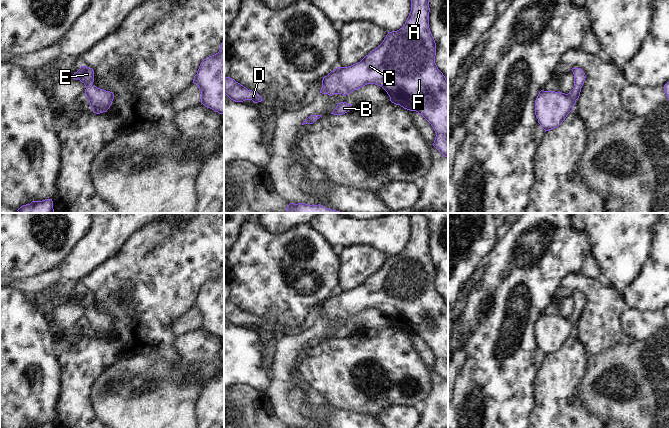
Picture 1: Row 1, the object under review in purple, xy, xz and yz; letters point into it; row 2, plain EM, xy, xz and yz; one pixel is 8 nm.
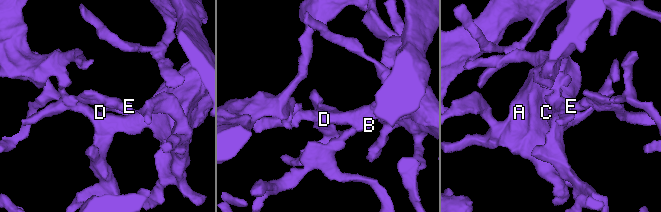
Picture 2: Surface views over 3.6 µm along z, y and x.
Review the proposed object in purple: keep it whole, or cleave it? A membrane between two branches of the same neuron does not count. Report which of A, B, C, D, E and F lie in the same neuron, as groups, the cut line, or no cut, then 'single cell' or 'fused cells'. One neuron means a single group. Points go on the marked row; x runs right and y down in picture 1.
groups A B C D E F; cut none; single cell

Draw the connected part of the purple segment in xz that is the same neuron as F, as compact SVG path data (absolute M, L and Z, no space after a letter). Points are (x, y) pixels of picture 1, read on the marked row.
M411 0L411 11L403 27L397 31L388 32L383 42L360 62L348 67L337 67L323 77L320 93L346 96L367 84L381 86L392 103L418 112L431 124L436 133L433 146L443 156L448 157L448 81L435 63L436 43L429 28L429 12L429 0Z

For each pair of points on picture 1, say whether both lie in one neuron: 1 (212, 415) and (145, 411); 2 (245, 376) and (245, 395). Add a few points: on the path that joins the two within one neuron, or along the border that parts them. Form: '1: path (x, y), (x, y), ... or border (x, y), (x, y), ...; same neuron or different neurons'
1: border (201, 391), (195, 405), (196, 417); different neurons
2: border (234, 384), (248, 384), (264, 391); different neurons

